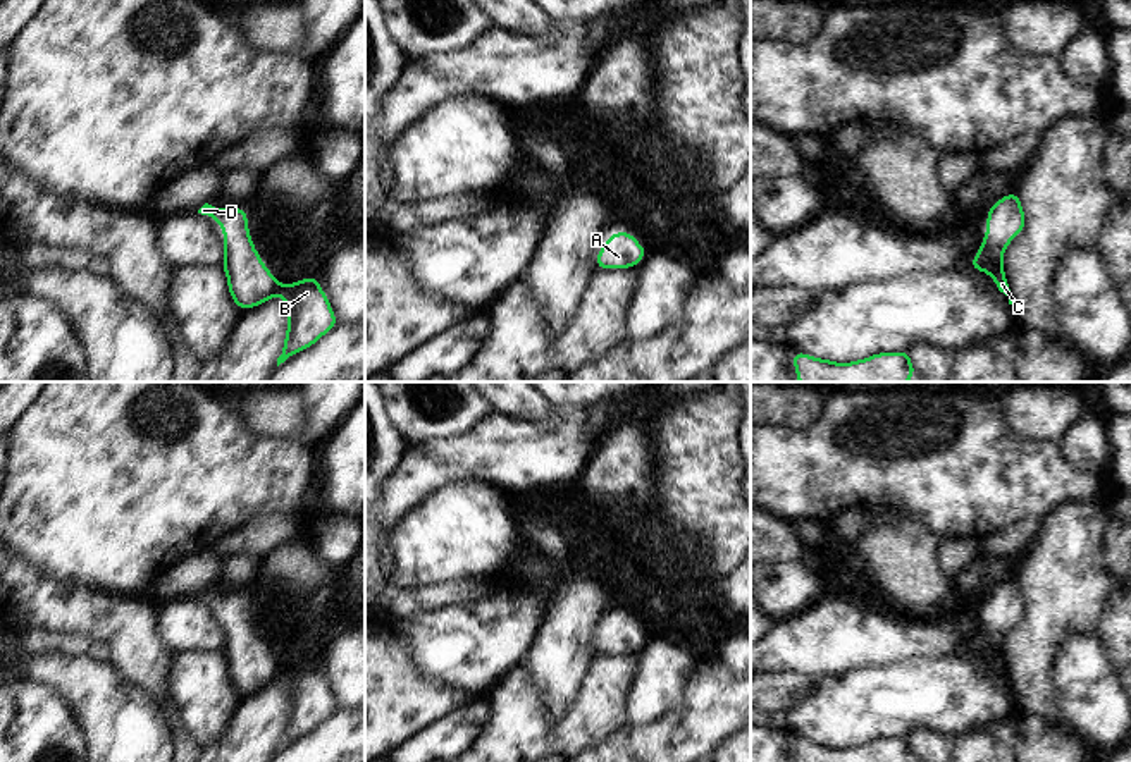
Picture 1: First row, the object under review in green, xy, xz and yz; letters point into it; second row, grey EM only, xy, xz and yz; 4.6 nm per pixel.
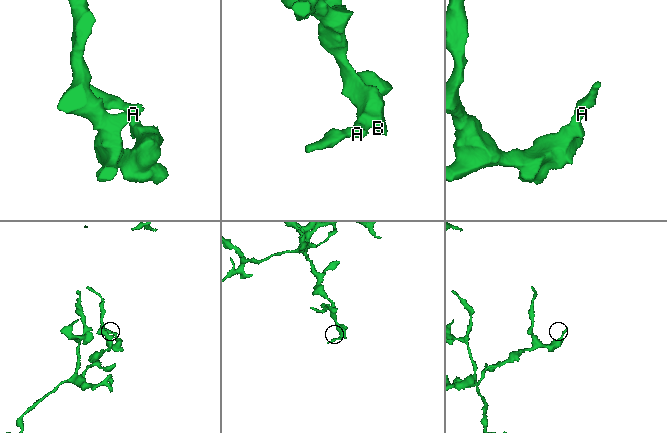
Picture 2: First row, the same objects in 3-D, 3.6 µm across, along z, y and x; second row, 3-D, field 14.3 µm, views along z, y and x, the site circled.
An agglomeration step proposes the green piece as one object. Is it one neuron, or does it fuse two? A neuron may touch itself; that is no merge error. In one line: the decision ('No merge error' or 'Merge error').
No merge error

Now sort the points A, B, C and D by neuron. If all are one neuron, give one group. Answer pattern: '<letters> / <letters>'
A B C D

